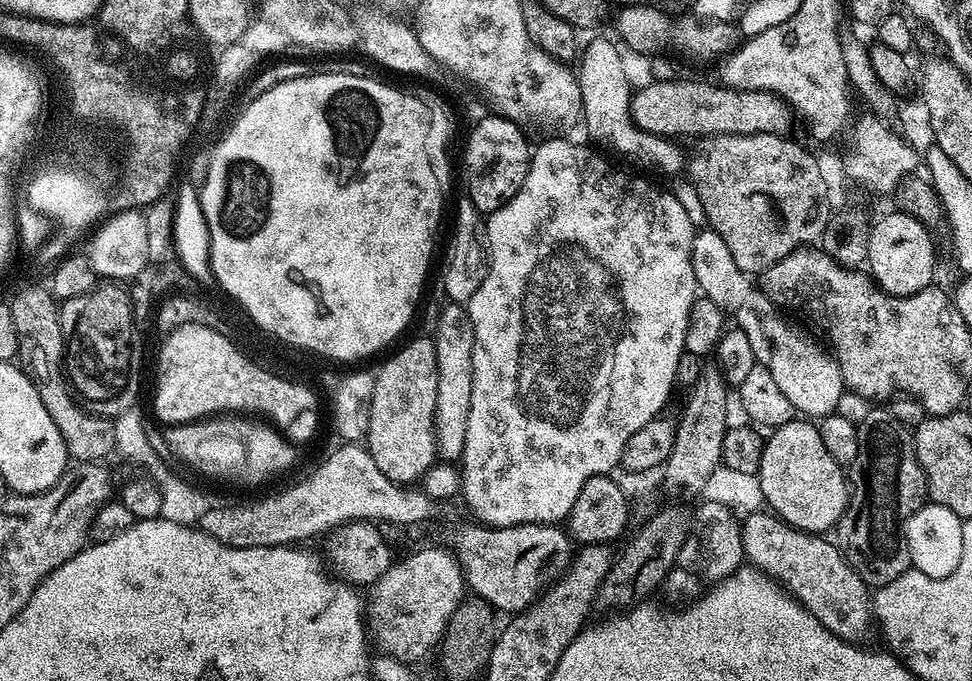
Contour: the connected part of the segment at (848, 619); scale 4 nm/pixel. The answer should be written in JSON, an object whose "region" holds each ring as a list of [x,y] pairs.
{"region":[[[759,510],[741,523],[744,557],[757,571],[779,584],[835,636],[858,642],[872,622],[870,594],[858,574],[846,563],[839,547],[827,537],[802,532],[775,513]]]}

